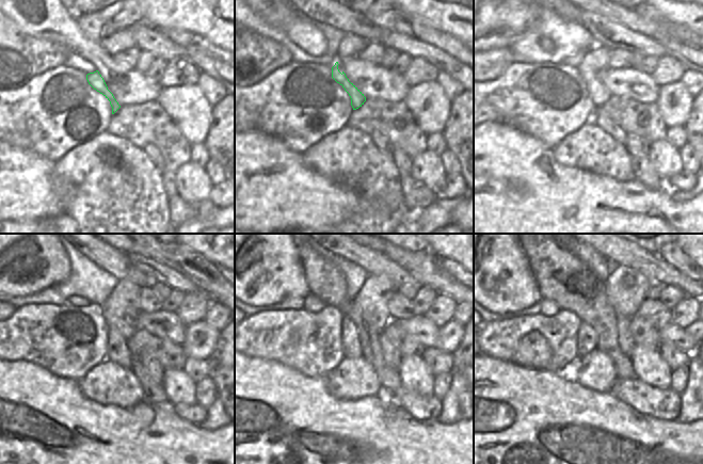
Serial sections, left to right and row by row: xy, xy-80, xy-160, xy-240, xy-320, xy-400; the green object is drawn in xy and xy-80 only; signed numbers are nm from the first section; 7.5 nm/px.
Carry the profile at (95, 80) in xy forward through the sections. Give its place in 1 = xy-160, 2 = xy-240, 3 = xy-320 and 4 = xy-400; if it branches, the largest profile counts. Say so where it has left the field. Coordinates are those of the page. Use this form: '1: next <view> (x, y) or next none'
1: next xy-160 (596, 59)
2: next xy-240 (121, 310)
3: next xy-320 (372, 299)
4: next xy-400 (625, 300)

